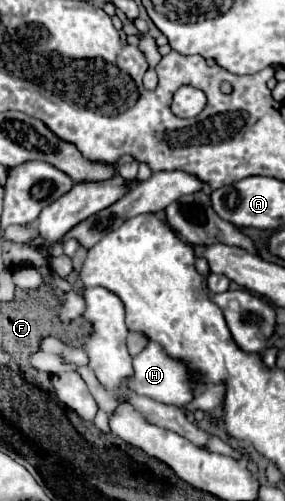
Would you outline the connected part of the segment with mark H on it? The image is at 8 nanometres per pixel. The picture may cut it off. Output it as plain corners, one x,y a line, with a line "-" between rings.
149,342
137,356
133,356
133,374
127,380
123,380
123,384
135,394
173,406
185,406
193,400
197,390
197,386
191,382
191,374
187,374
187,366
183,366
183,362
179,360
167,358
167,354
163,354
163,350
155,346
155,342

